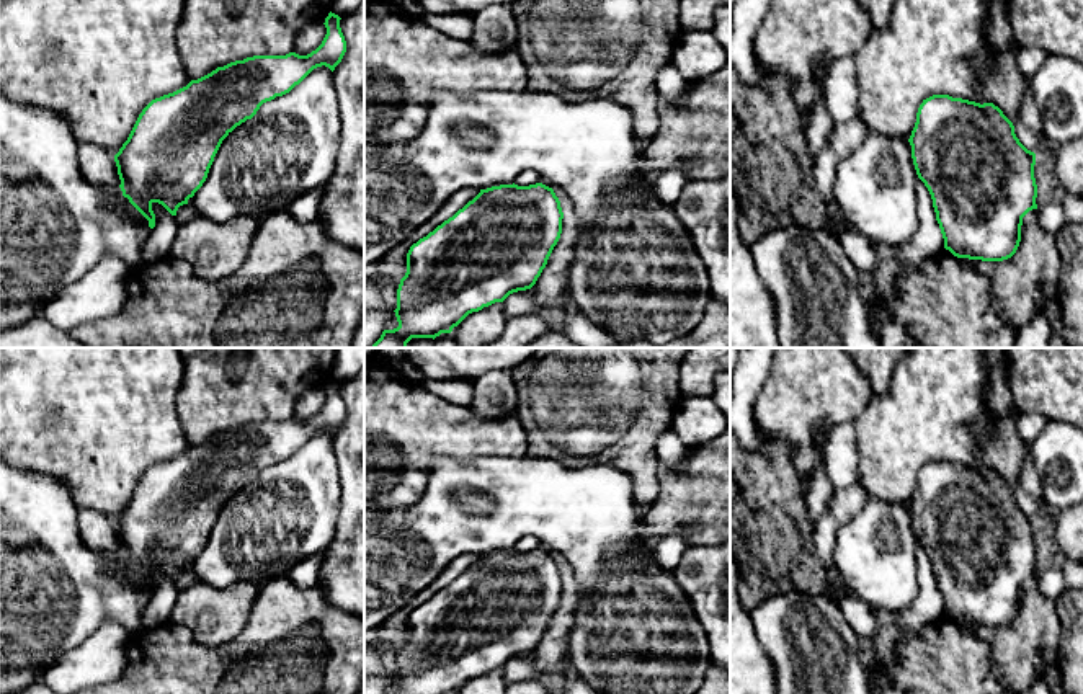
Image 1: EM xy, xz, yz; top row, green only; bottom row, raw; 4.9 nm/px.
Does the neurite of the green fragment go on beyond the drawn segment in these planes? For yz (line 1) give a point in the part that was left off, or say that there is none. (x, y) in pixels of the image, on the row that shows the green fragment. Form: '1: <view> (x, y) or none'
1: none

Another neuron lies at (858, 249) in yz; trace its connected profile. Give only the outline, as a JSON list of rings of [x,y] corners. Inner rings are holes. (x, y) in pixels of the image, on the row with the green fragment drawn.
[[[848,229],[848,230],[841,230],[840,242],[846,255],[858,266],[859,273],[876,269],[879,263],[879,255],[866,240],[866,237],[862,237],[854,229]]]

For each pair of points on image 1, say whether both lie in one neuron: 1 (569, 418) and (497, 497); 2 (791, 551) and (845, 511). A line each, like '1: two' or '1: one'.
1: two
2: two

